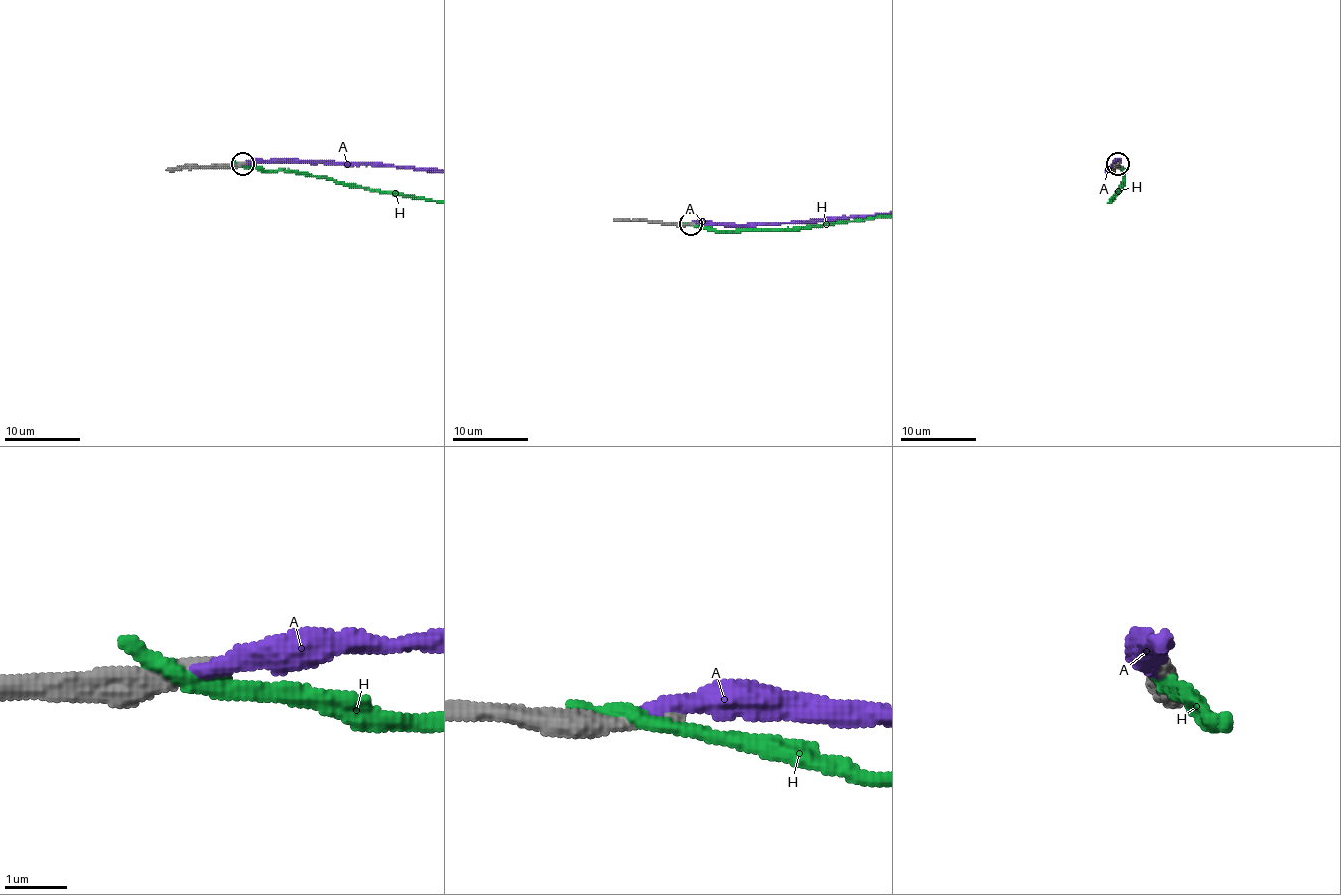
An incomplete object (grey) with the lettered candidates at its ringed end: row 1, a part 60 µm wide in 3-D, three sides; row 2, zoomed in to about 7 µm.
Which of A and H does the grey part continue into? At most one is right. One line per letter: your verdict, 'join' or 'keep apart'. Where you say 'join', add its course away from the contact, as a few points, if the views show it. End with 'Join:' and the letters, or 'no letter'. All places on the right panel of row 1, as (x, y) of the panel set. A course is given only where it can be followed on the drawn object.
A: join
H: keep apart
Join: A

